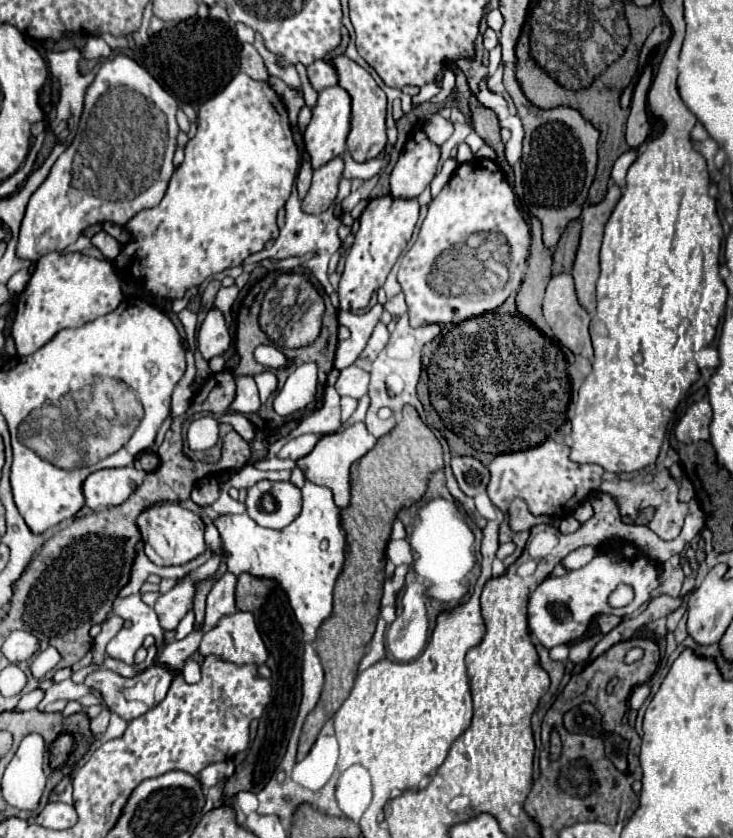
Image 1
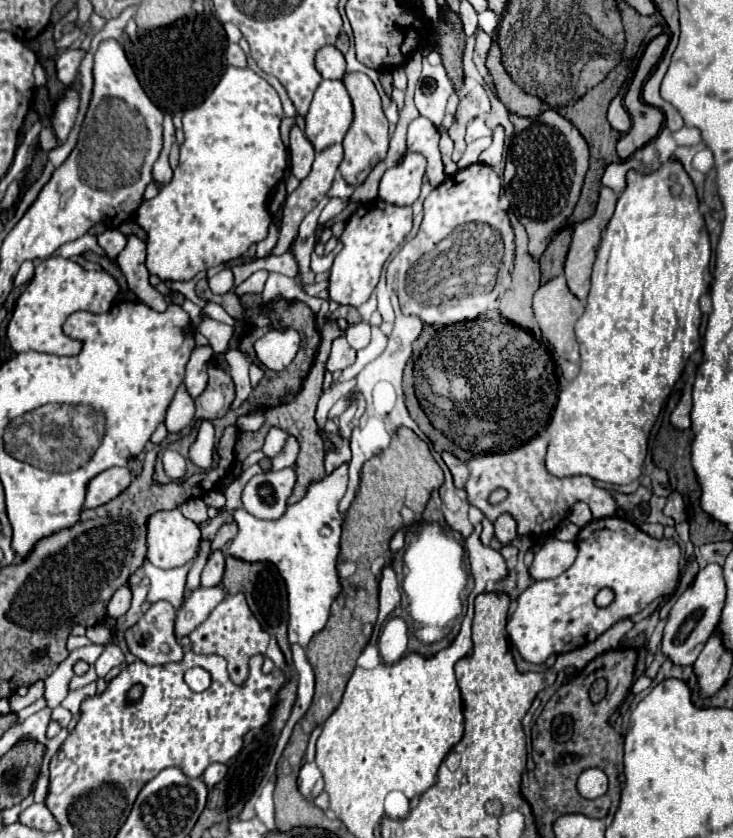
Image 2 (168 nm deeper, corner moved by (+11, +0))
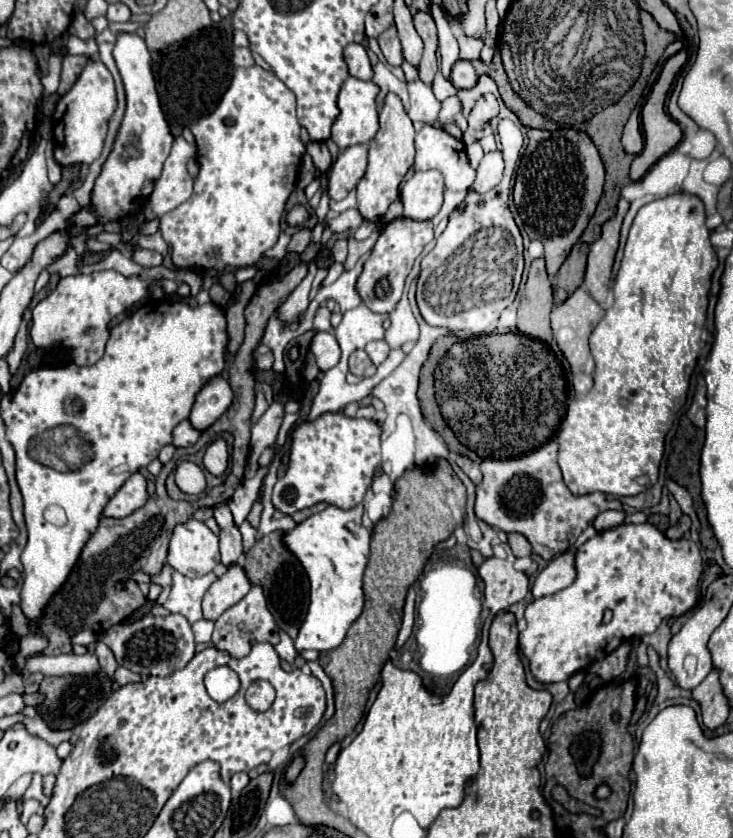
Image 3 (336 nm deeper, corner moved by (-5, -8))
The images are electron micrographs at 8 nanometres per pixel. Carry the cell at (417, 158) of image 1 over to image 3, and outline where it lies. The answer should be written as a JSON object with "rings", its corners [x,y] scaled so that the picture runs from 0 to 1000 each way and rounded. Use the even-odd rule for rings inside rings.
{"rings":[[[600,204],[565,206],[548,223],[551,259],[565,264],[589,261],[603,247],[606,211]]]}

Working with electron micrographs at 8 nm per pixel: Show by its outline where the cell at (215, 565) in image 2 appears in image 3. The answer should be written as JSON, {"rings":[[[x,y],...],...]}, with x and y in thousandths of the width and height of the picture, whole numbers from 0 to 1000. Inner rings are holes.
{"rings":[[[295,603],[292,605],[292,619],[300,629],[300,660],[303,660],[303,674],[314,677],[314,674],[333,675],[334,662],[332,661],[330,638],[327,631],[322,629],[317,612],[311,607],[311,603]]]}

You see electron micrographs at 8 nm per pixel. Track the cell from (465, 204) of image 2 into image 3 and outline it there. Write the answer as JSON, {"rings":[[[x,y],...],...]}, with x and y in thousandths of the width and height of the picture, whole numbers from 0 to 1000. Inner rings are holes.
{"rings":[[[692,142],[681,144],[679,159],[689,192],[682,221],[660,233],[641,228],[636,233],[636,252],[617,252],[614,266],[598,283],[595,295],[576,309],[568,350],[573,374],[581,385],[611,390],[614,395],[633,393],[647,395],[647,400],[668,400],[677,393],[682,374],[701,359],[712,333],[714,285],[693,249],[693,235],[698,228],[698,212],[709,191],[715,162],[708,149]],[[622,340],[628,340],[628,345],[633,345],[638,352],[622,350]]]}

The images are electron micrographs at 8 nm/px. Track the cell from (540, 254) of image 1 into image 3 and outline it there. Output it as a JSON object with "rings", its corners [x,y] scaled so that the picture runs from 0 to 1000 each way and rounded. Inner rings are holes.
{"rings":[[[737,307],[723,316],[720,335],[707,366],[707,395],[742,409],[756,409],[748,381],[753,364],[753,340],[742,321],[742,309]]]}

